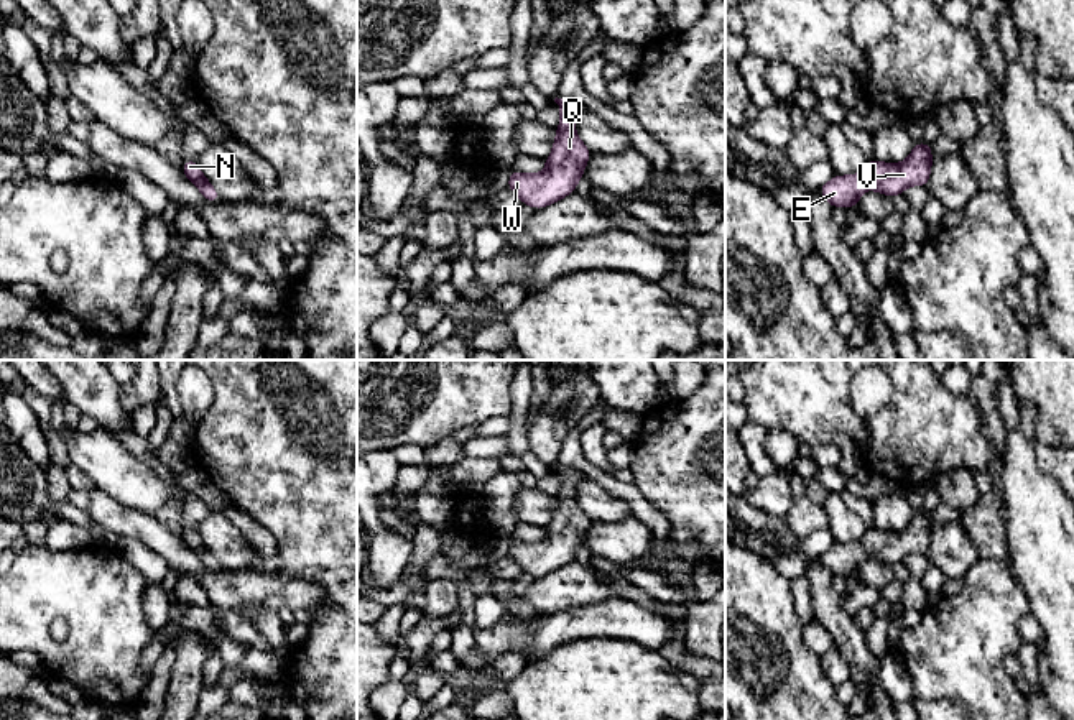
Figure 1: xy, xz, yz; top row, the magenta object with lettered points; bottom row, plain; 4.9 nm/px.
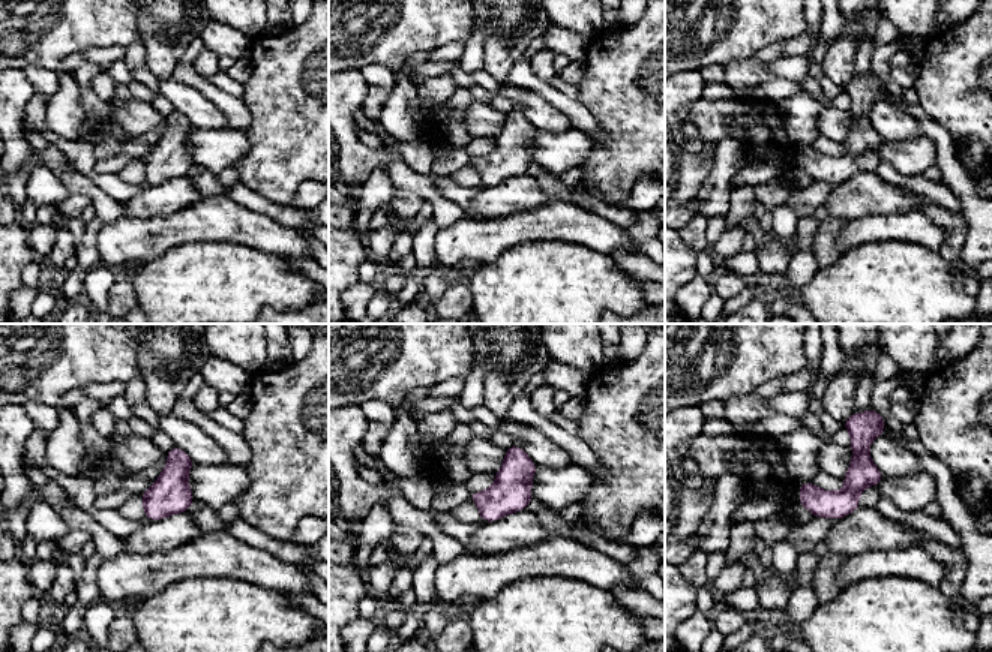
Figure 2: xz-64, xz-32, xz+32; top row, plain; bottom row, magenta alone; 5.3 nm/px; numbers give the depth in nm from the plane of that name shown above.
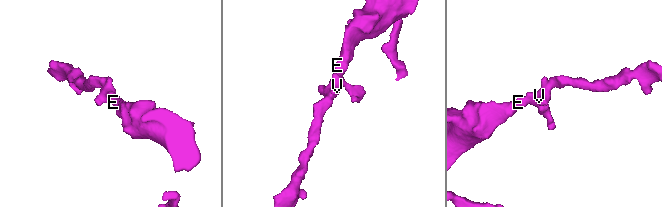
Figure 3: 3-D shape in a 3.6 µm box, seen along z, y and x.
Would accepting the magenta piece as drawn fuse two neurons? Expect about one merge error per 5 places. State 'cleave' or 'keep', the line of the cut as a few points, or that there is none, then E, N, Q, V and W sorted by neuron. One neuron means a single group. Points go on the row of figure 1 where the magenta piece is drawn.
keep; no cut; E N Q V W

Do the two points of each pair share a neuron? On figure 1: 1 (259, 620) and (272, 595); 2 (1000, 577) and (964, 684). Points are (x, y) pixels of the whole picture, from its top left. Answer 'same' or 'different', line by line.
1: different
2: same

